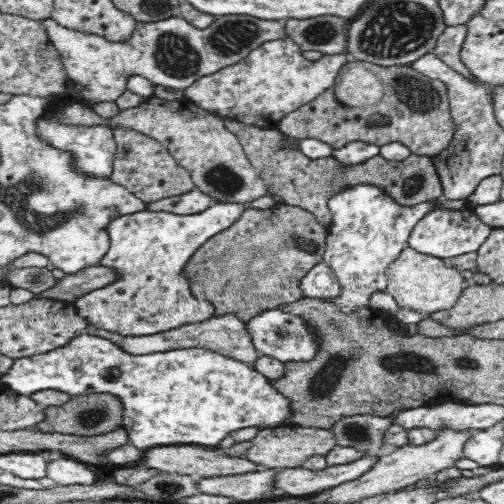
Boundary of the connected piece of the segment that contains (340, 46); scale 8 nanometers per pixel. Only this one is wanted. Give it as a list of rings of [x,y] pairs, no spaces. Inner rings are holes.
[[[320,16],[314,20],[286,20],[283,26],[287,38],[290,38],[302,53],[318,52],[322,55],[344,55],[348,56],[349,19],[338,18],[338,16]]]

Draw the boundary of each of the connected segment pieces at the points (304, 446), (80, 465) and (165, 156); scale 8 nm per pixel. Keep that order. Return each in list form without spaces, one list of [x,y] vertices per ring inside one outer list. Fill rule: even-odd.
[[[286,424],[286,426],[262,428],[259,430],[258,434],[250,441],[246,458],[264,469],[298,468],[302,467],[310,456],[326,456],[337,445],[336,435],[332,433],[332,430]]]
[[[70,457],[48,462],[46,476],[51,478],[55,485],[74,486],[96,484],[98,476],[87,463],[77,461]]]
[[[116,125],[112,129],[116,141],[116,160],[113,161],[110,176],[112,181],[126,187],[145,203],[180,196],[196,187],[190,173],[170,155],[160,141],[136,131],[134,127]]]

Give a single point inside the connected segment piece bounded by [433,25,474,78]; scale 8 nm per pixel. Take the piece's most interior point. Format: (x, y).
(448, 49)

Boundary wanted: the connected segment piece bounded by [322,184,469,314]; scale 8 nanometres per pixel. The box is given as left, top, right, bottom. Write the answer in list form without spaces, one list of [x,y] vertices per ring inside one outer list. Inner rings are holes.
[[[356,184],[352,188],[342,190],[340,194],[328,200],[332,211],[332,226],[326,236],[324,261],[332,267],[340,283],[340,296],[328,297],[324,302],[333,302],[344,314],[358,312],[362,308],[371,308],[372,296],[386,293],[389,284],[386,278],[388,265],[408,245],[412,229],[428,212],[436,208],[448,210],[464,210],[469,202],[467,199],[448,200],[444,198],[426,201],[410,208],[404,208],[371,184]]]

